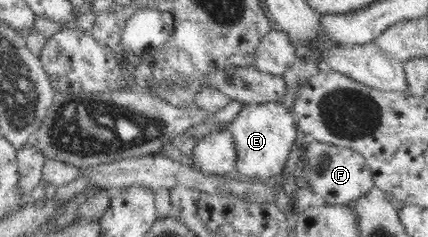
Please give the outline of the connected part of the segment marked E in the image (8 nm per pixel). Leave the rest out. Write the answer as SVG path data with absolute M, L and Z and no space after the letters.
M282 101L246 103L228 126L236 148L237 170L244 177L259 179L279 178L283 174L291 146L295 142L297 122L293 110L288 110Z

